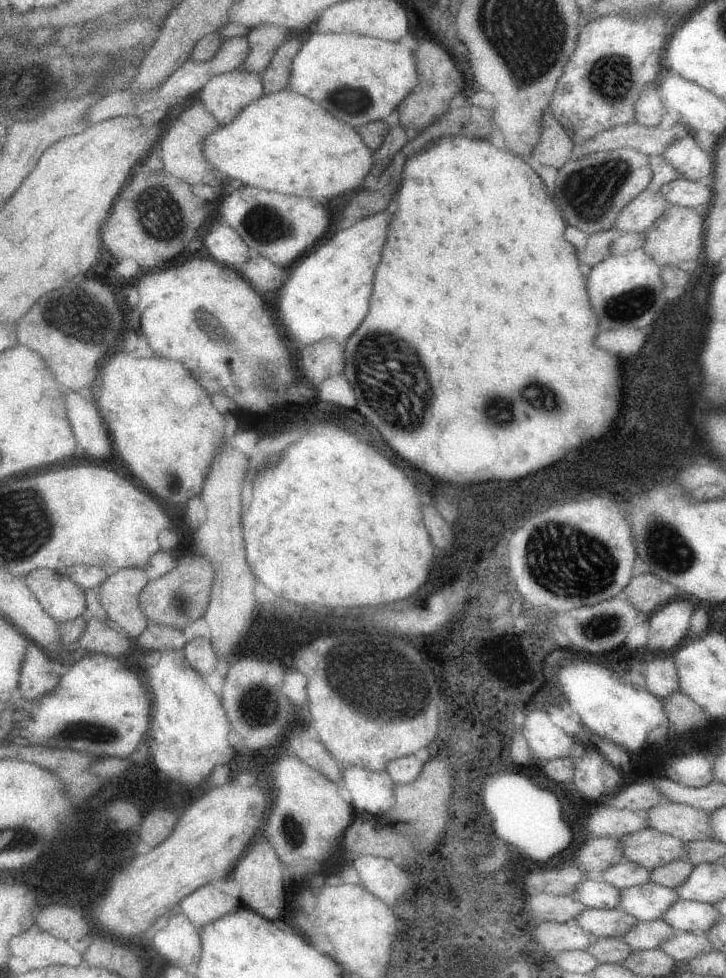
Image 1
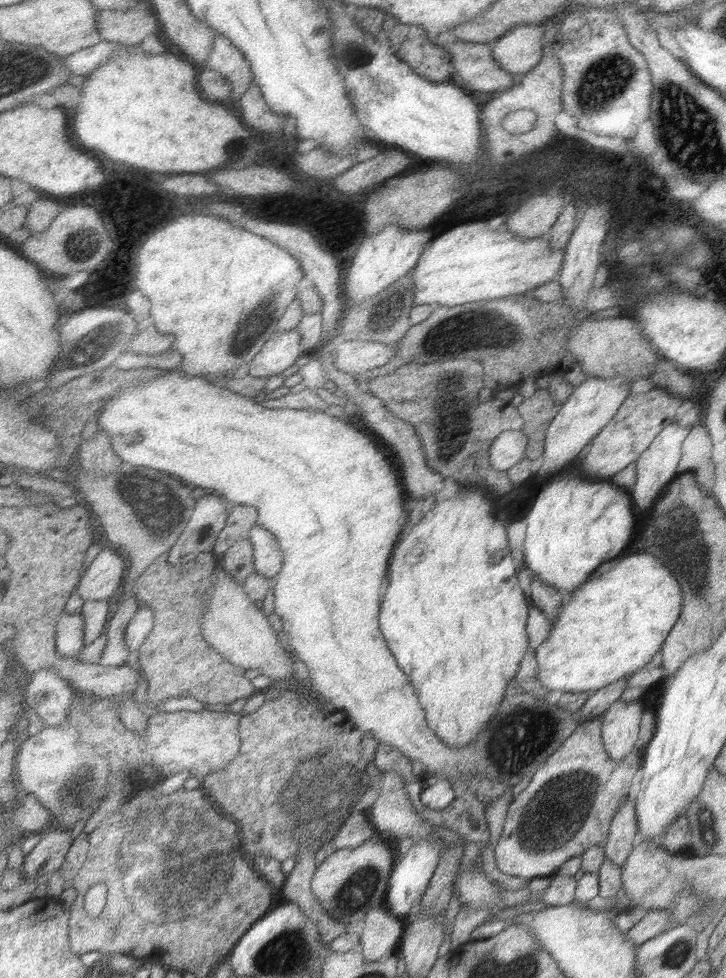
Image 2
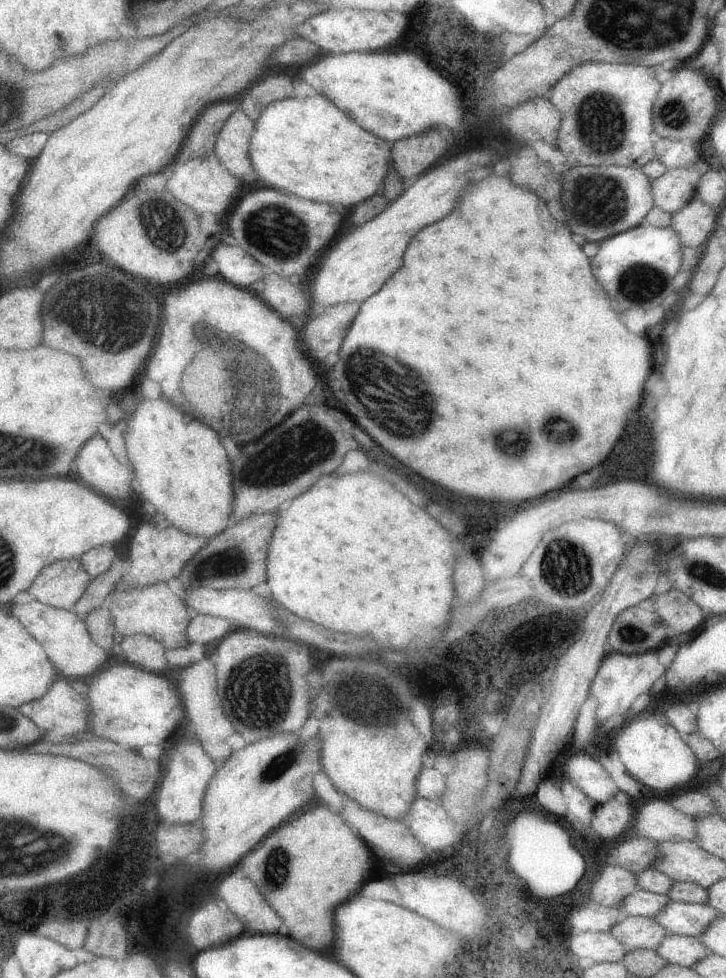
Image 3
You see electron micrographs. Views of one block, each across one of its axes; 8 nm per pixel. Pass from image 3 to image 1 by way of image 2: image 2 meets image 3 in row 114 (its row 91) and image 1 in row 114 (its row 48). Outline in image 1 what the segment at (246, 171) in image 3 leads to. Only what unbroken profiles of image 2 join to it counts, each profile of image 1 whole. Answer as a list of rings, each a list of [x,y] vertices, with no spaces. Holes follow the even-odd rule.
[[[235,70],[213,78],[205,90],[201,90],[201,102],[215,114],[221,128],[233,124],[243,110],[265,96],[263,74],[249,74]]]

